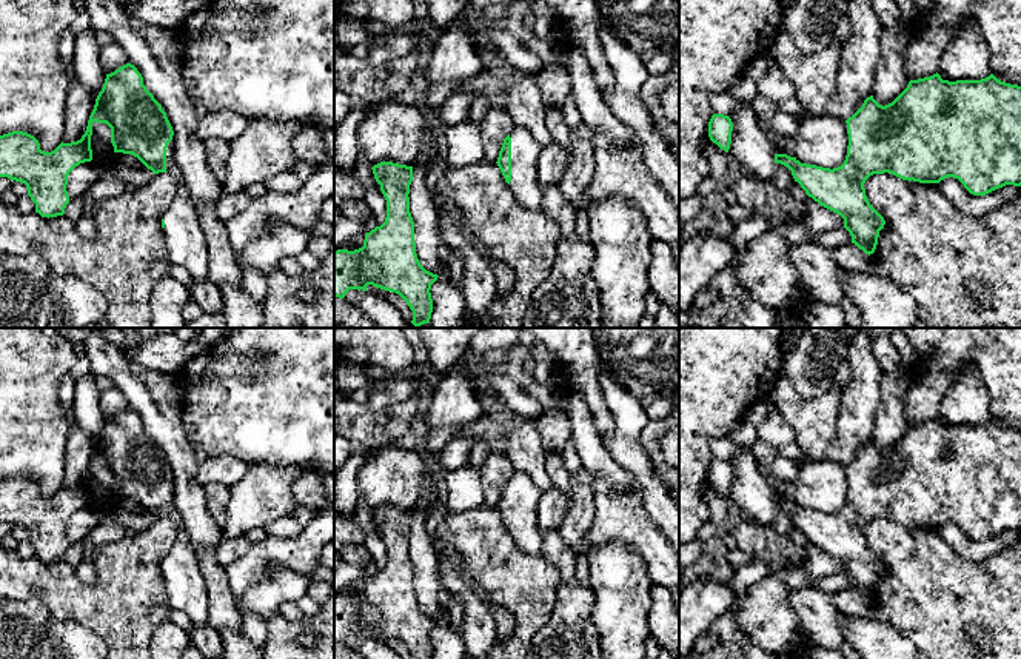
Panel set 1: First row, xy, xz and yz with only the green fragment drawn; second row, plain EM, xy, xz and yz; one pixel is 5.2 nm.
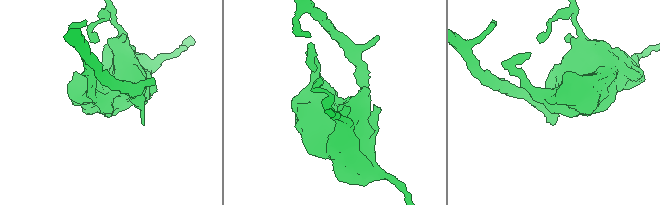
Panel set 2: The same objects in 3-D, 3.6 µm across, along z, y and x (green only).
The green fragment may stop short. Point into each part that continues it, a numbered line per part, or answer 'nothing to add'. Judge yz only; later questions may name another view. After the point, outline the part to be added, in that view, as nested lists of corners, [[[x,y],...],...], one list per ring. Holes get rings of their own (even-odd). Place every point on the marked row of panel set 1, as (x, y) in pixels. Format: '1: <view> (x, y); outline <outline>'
nothing to add

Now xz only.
1: xz (524, 183); outline [[[514,126],[511,137],[511,182],[510,188],[521,206],[542,211],[542,191],[537,179],[537,157],[542,146],[522,126]]]

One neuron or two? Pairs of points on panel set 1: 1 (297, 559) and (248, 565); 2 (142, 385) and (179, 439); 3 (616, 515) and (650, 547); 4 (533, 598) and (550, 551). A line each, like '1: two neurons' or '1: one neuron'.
1: one neuron
2: one neuron
3: one neuron
4: two neurons

